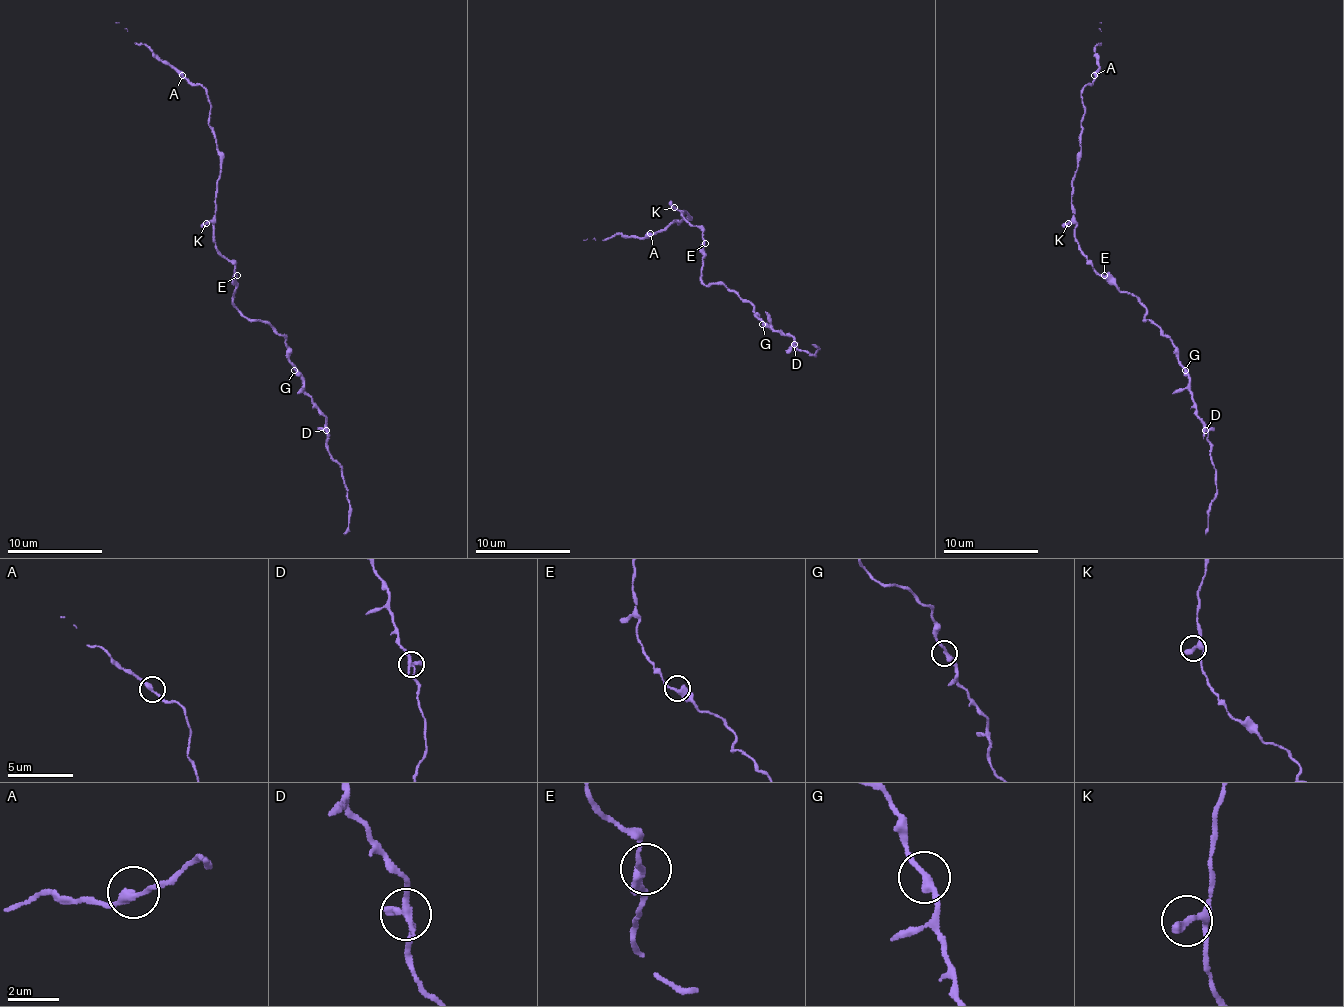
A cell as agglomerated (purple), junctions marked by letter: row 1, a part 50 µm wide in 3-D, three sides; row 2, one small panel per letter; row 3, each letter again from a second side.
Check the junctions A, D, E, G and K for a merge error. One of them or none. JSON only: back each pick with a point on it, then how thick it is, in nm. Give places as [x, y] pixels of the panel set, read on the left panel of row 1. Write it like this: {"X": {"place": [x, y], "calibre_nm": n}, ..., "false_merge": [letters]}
{"D": {"place": [326, 430], "calibre_nm": 280}, "false_merge": ["D"]}

